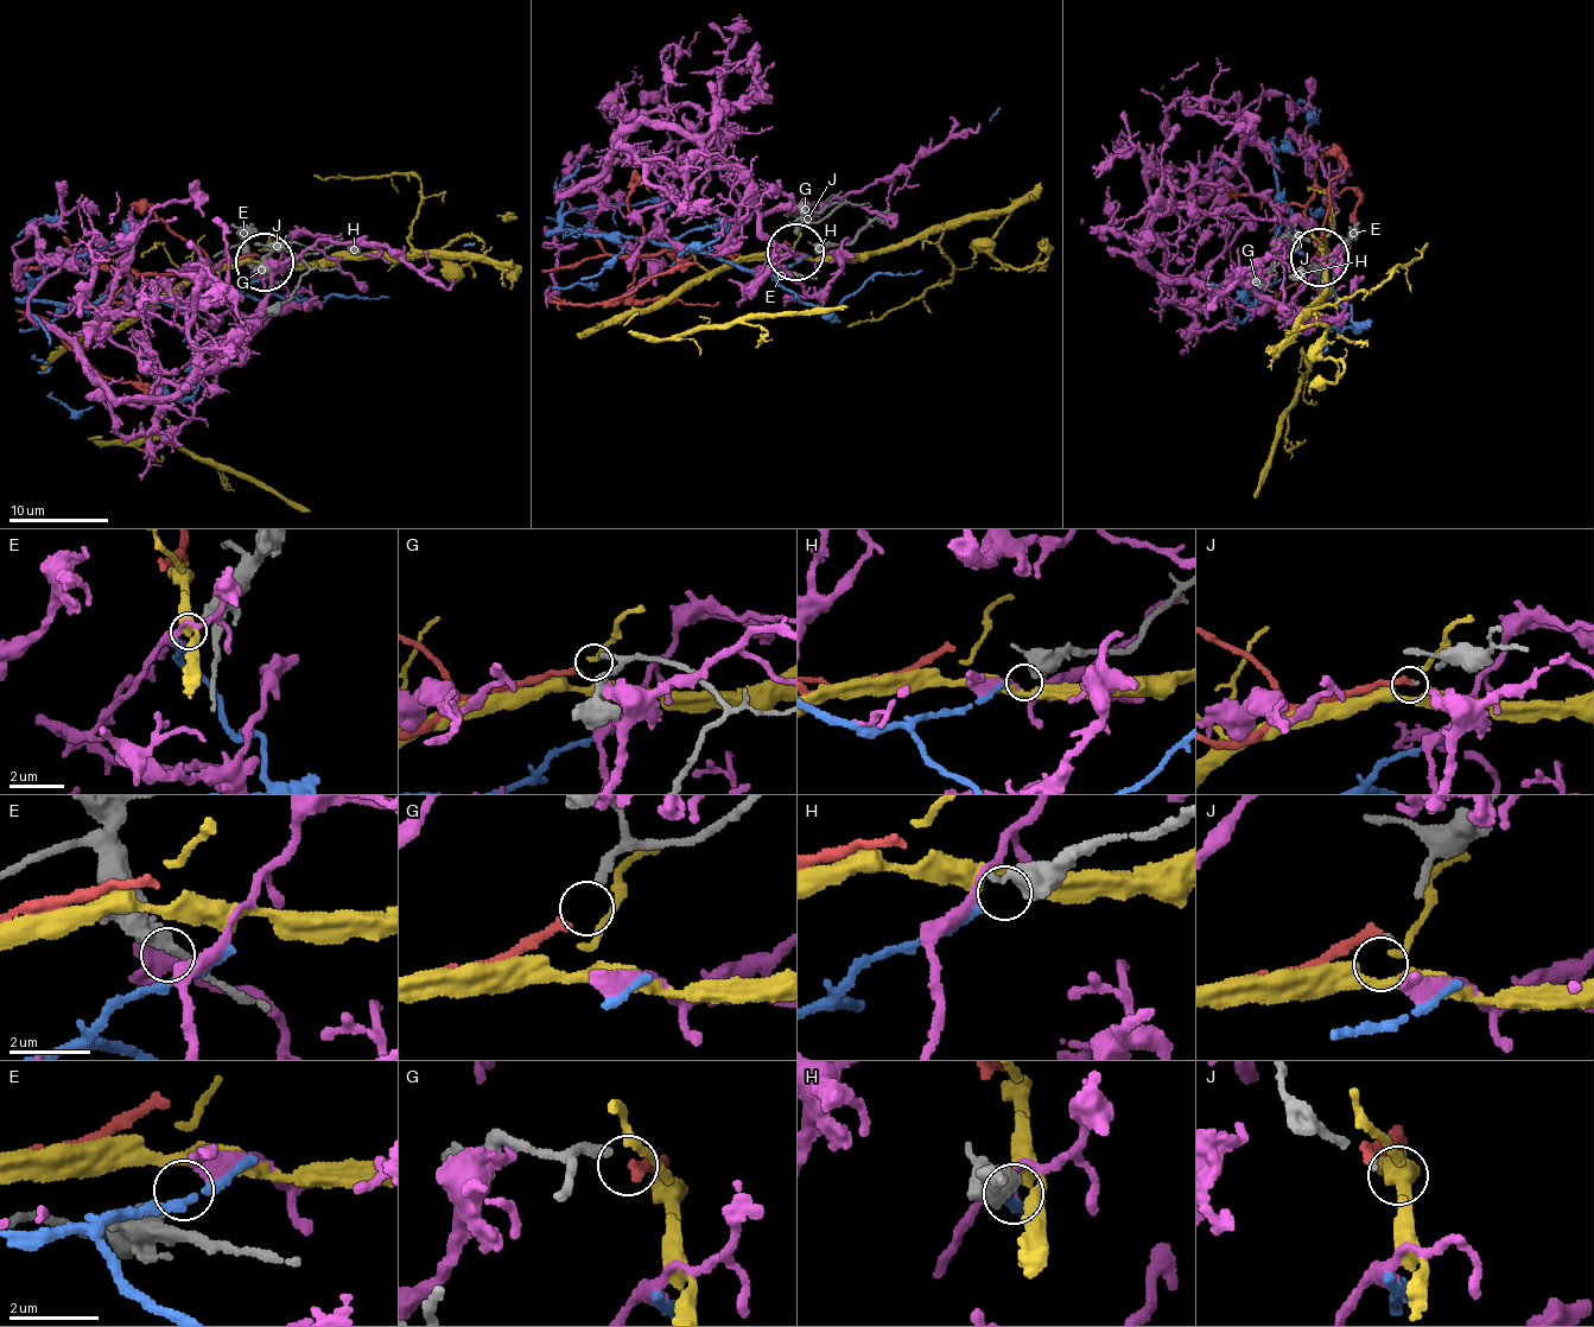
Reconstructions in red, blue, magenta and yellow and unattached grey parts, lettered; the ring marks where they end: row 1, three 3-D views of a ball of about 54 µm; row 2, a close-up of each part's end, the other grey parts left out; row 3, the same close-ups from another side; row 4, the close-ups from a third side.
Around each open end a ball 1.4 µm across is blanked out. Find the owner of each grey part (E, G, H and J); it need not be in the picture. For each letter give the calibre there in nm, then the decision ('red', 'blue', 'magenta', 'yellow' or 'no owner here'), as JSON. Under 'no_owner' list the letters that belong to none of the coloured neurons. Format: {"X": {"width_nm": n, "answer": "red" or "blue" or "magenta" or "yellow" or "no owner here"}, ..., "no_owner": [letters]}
{"E": {"width_nm": 400, "answer": "magenta"}, "G": {"width_nm": 200, "answer": "red"}, "H": {"width_nm": 320, "answer": "blue"}, "J": {"width_nm": 70, "answer": "no owner here"}, "no_owner": ["J"]}

